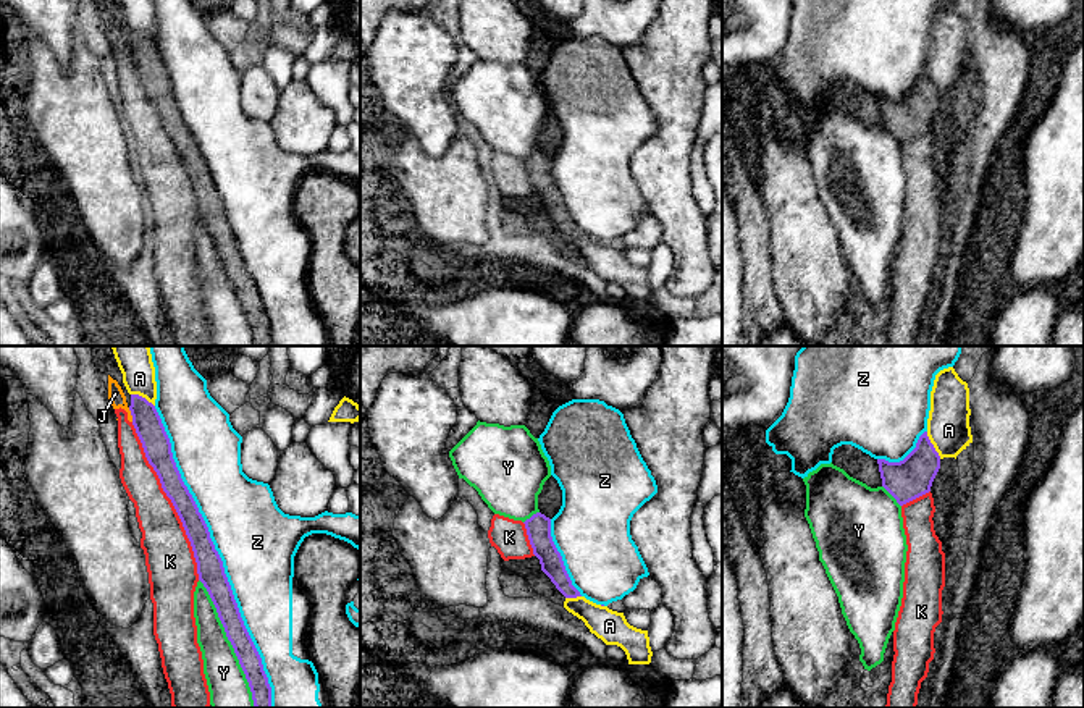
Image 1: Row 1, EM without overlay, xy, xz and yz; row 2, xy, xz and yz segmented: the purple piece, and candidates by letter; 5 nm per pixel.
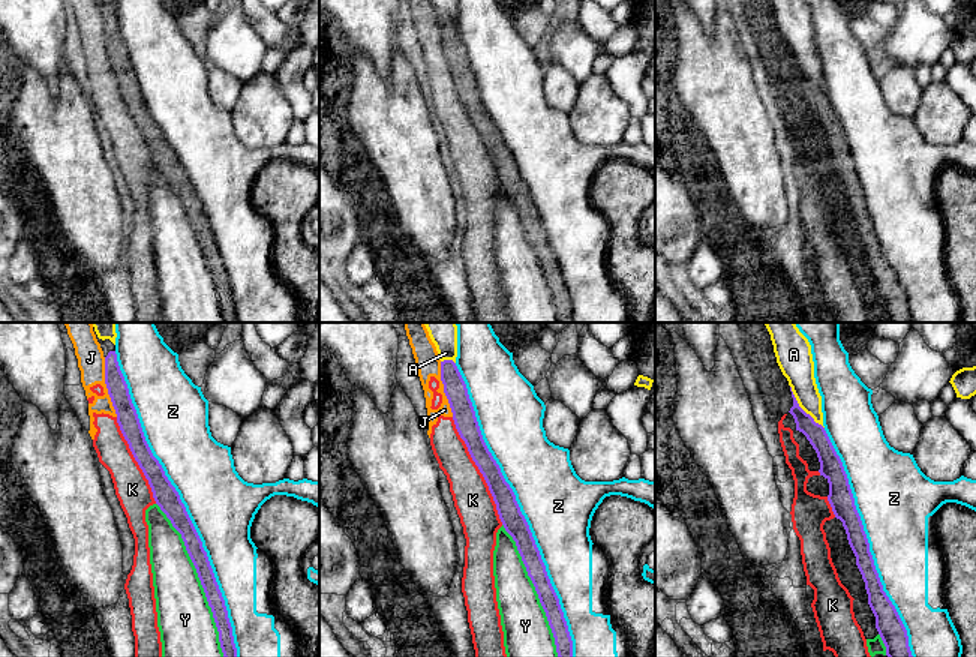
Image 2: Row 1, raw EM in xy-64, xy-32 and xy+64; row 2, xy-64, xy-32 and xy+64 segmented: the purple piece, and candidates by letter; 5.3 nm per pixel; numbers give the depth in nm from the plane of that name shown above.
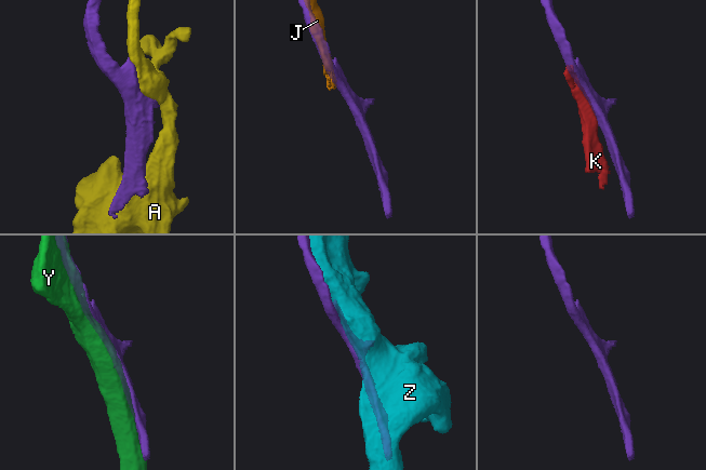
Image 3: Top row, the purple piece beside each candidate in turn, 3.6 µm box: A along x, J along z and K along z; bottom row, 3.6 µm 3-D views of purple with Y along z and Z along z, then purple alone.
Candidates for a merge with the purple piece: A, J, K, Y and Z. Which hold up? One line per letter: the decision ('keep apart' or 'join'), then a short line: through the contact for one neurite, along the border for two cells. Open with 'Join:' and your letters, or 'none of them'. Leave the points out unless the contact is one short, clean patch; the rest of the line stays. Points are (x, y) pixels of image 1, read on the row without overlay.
Join: none of them
A: keep apart
J: keep apart; line xy (128, 46), (133, 58)
K: keep apart
Y: keep apart
Z: keep apart

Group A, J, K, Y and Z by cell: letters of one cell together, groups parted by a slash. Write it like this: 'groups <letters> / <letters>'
groups A / J K / Y / Z

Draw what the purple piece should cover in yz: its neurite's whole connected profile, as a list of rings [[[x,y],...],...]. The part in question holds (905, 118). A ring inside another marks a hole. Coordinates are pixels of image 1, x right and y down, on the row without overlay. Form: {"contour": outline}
{"contour": [[[924,70],[903,99],[877,97],[877,102],[882,124],[903,144],[931,129],[940,107],[940,94]]]}

